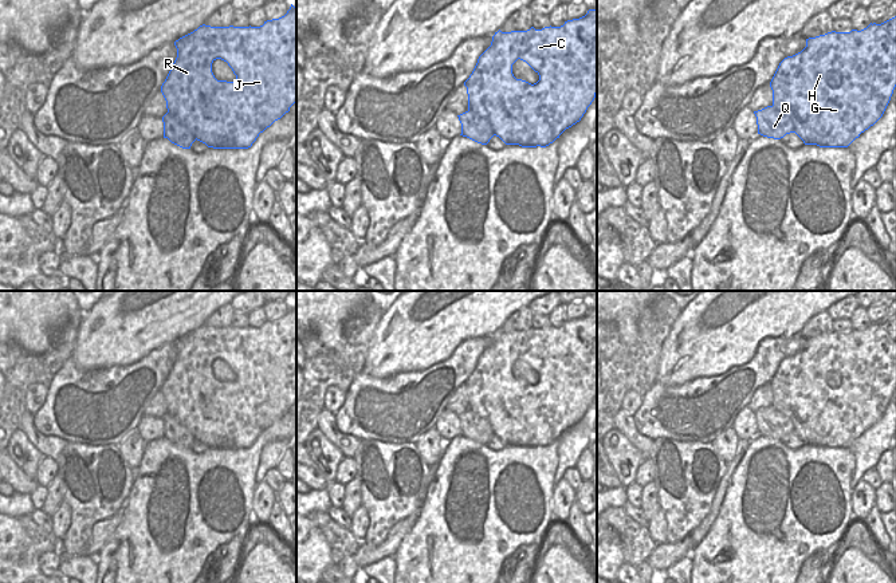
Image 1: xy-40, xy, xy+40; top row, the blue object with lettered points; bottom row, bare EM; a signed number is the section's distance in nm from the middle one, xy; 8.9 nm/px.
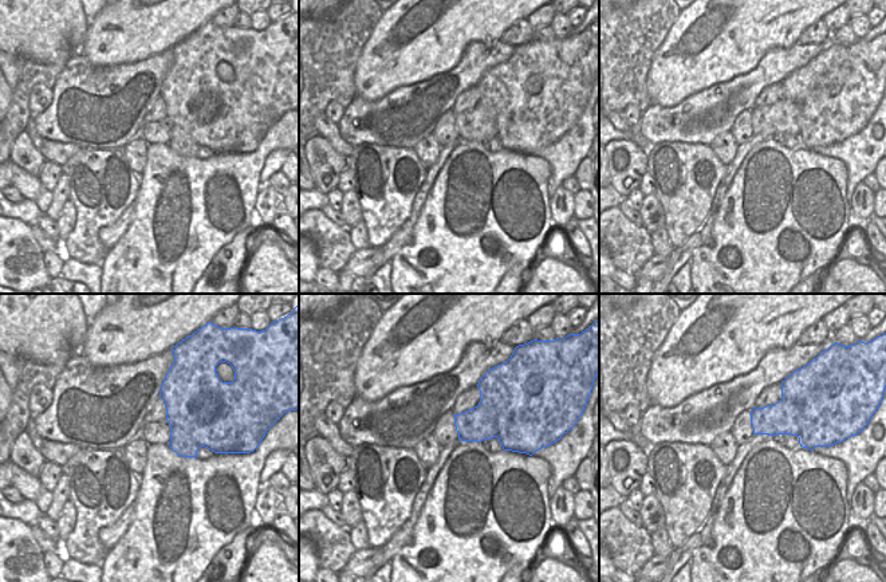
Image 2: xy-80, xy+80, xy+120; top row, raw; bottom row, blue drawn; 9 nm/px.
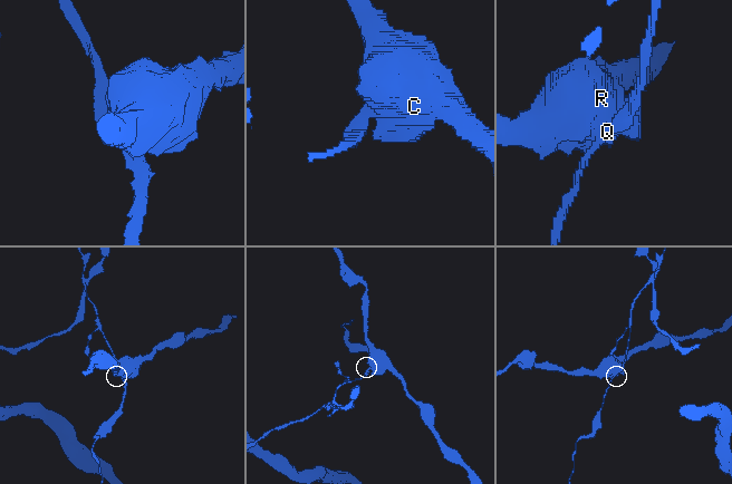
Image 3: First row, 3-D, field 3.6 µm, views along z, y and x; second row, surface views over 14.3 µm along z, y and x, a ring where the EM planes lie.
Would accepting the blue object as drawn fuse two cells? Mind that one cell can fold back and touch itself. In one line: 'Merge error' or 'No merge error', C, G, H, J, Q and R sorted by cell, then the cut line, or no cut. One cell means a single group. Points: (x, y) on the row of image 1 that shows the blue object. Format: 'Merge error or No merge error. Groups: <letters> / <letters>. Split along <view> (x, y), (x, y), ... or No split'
Merge error. Groups: C G H J R / Q. Split along xy (468, 109), (483, 115), (495, 134)

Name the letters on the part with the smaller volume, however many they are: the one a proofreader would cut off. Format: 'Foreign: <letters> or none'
Foreign: Q

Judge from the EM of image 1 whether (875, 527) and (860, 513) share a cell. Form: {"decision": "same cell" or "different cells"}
{"decision": "different cells"}

